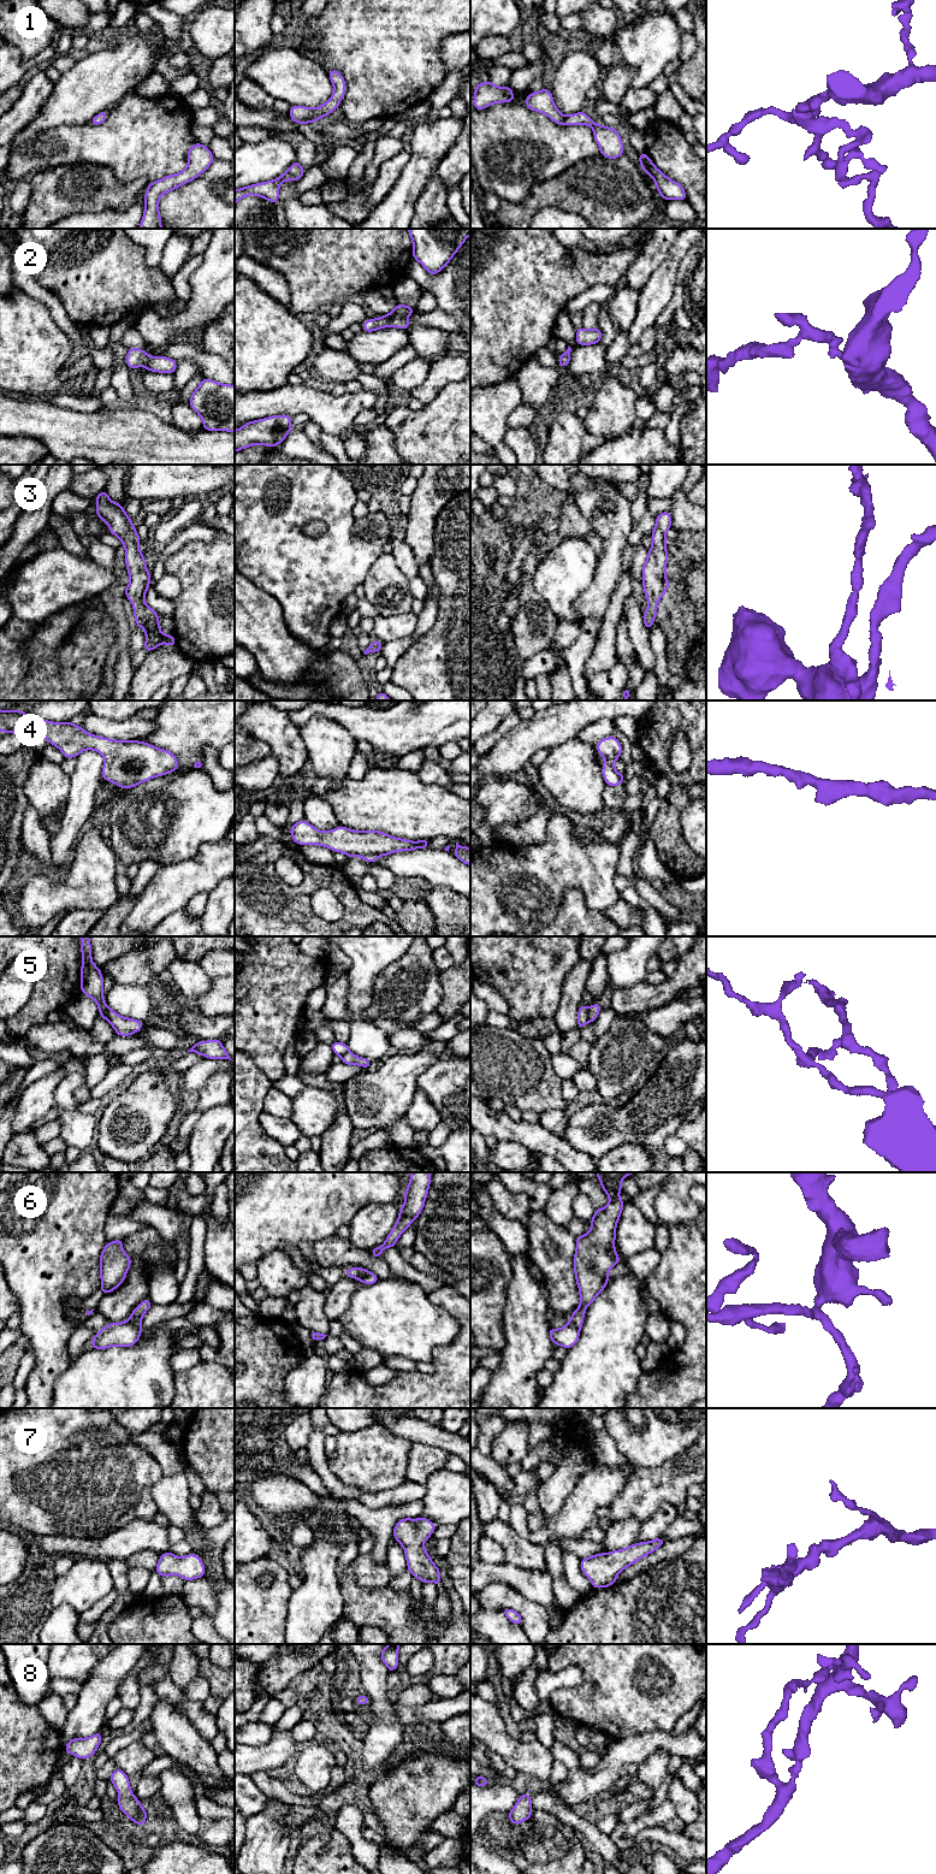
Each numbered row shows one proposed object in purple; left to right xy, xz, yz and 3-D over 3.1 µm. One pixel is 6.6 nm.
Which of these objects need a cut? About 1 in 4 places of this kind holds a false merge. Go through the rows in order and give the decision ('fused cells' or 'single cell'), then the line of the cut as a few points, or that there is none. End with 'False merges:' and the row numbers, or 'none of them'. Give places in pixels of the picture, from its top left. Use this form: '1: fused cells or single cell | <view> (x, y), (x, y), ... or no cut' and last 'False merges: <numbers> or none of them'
1: single cell | no cut
2: single cell | no cut
3: single cell | no cut
4: single cell | no cut
5: fused cells | yz (587, 1009), (588, 1021)
6: fused cells | xy (128, 1320), (140, 1329)
7: single cell | no cut
8: single cell | no cut
False merges: 5, 6

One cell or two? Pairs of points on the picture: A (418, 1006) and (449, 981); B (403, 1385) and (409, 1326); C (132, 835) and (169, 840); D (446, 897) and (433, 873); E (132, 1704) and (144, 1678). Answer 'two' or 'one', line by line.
A: two
B: two
C: one
D: two
E: two

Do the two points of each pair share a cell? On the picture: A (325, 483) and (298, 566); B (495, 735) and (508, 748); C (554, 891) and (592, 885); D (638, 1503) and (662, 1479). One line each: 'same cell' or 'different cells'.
A: same cell
B: different cells
C: same cell
D: same cell

